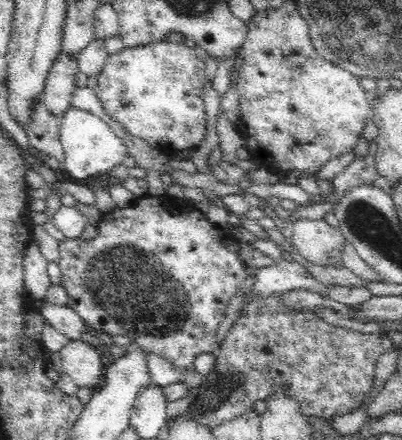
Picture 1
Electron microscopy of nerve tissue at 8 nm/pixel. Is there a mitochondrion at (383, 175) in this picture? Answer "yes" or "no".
no

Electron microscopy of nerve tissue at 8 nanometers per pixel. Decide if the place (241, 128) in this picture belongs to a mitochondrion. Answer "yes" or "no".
no

